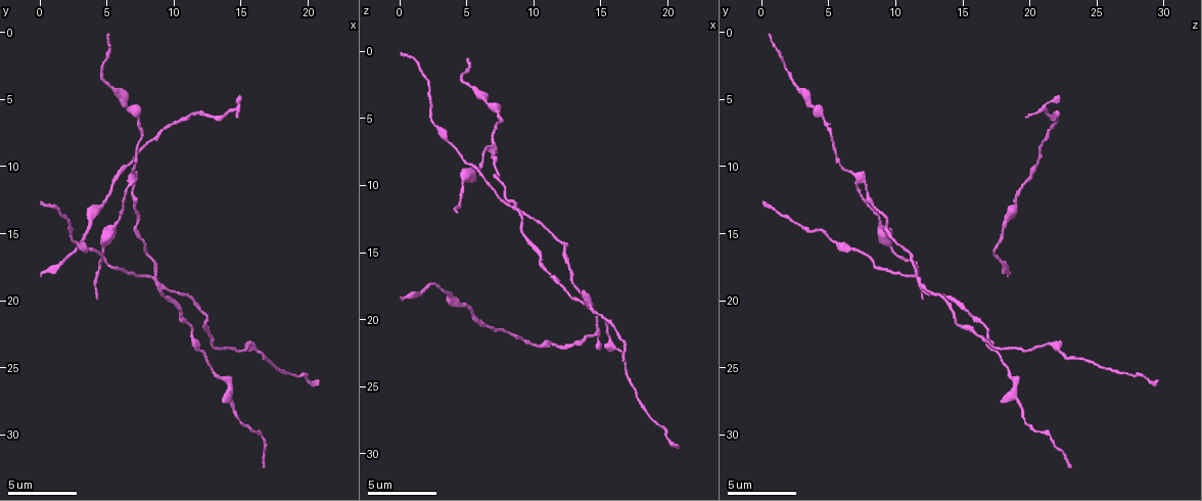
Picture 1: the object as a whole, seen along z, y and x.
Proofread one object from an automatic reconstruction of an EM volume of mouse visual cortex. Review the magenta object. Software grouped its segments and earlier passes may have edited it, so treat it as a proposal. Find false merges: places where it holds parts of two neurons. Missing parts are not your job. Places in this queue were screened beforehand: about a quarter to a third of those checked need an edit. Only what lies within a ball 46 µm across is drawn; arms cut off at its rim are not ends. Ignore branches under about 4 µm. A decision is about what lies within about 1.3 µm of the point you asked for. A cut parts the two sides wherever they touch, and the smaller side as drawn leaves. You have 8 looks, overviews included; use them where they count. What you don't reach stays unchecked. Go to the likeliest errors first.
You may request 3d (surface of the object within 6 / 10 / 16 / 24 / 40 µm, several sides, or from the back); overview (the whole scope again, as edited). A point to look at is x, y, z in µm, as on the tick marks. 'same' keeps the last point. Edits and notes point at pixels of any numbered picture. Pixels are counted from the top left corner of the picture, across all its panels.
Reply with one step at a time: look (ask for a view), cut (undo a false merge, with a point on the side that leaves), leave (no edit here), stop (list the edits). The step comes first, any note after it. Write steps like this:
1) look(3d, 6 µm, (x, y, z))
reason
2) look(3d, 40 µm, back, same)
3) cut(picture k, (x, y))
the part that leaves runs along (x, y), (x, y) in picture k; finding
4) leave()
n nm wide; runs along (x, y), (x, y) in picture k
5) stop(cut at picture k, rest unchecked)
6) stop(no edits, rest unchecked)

look(3d, 10 µm, (6.4, 11.8, 7.4))
arms part here

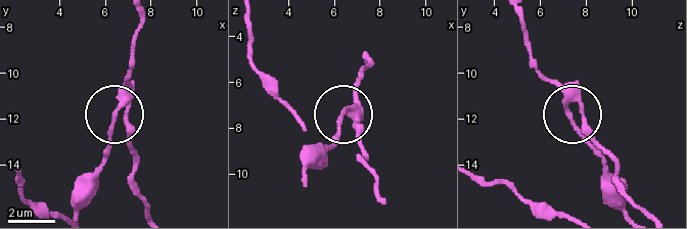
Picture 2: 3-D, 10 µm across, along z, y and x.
look(3d, 6 µm, (6.4, 11.8, 7.2))
closer look

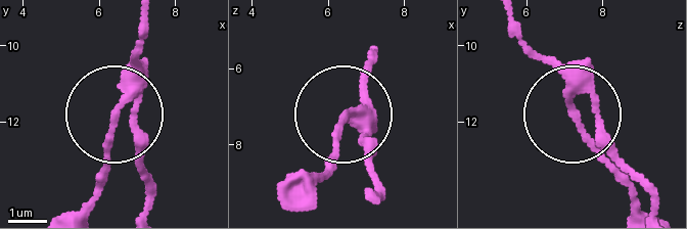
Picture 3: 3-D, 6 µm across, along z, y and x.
cut(picture 3, (106, 145))
190 nm wide; the part that leaves runs along (129, 97), (93, 211) in picture 3; a second neuron is stuck on

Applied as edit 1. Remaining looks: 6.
look(overview)
see it whole again

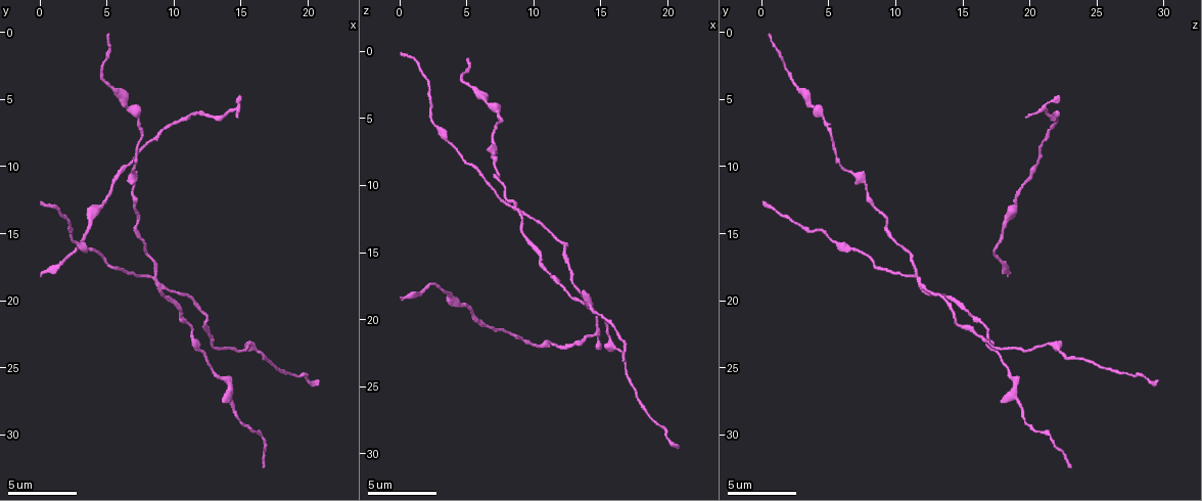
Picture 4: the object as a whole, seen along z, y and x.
look(3d, 6 µm, (14.2, 27.6, 19.0))
three arms meet

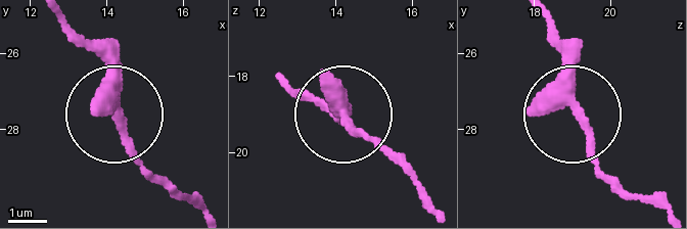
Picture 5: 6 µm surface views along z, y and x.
leave()
3 arms; one neuron here

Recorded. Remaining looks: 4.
look(3d, 6 µm, (7.0, 5.6, 4.2))
thick turns thin

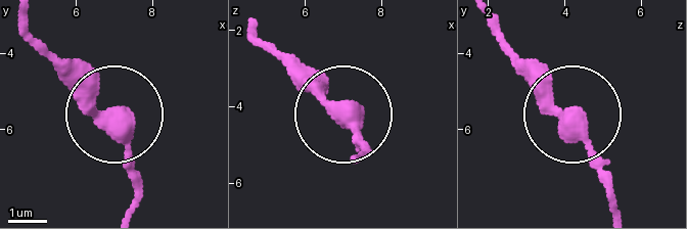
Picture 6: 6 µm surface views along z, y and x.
leave()
runs along (615, 203), (605, 164), (573, 116), (508, 50) in picture 6; one neuron here

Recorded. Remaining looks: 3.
stop(cut at picture 3, rest unchecked)

